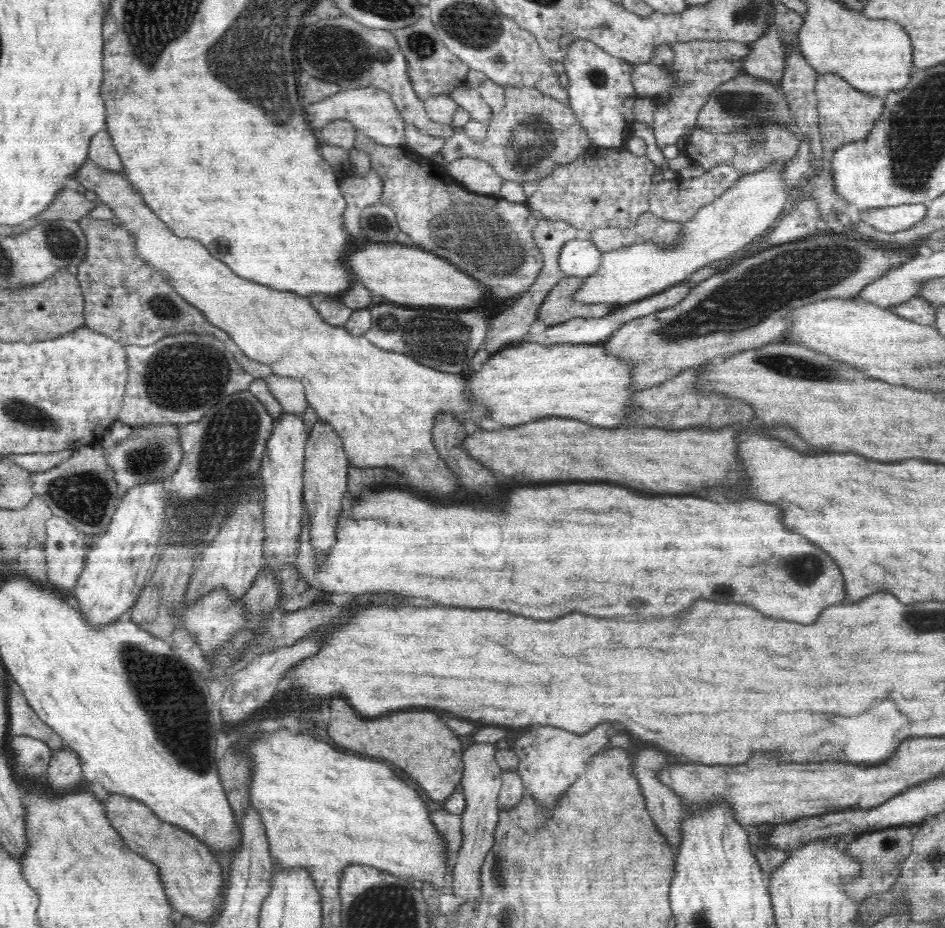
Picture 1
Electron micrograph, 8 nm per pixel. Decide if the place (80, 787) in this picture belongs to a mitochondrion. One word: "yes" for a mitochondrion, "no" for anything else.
no

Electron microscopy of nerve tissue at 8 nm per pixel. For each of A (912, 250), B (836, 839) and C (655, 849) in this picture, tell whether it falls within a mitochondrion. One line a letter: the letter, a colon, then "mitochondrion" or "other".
A: other
B: other
C: other

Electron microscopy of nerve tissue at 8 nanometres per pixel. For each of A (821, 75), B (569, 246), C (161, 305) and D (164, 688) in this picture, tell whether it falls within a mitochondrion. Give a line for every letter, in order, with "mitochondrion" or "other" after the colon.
A: other
B: other
C: mitochondrion
D: mitochondrion

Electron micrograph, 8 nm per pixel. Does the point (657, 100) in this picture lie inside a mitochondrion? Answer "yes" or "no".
no

